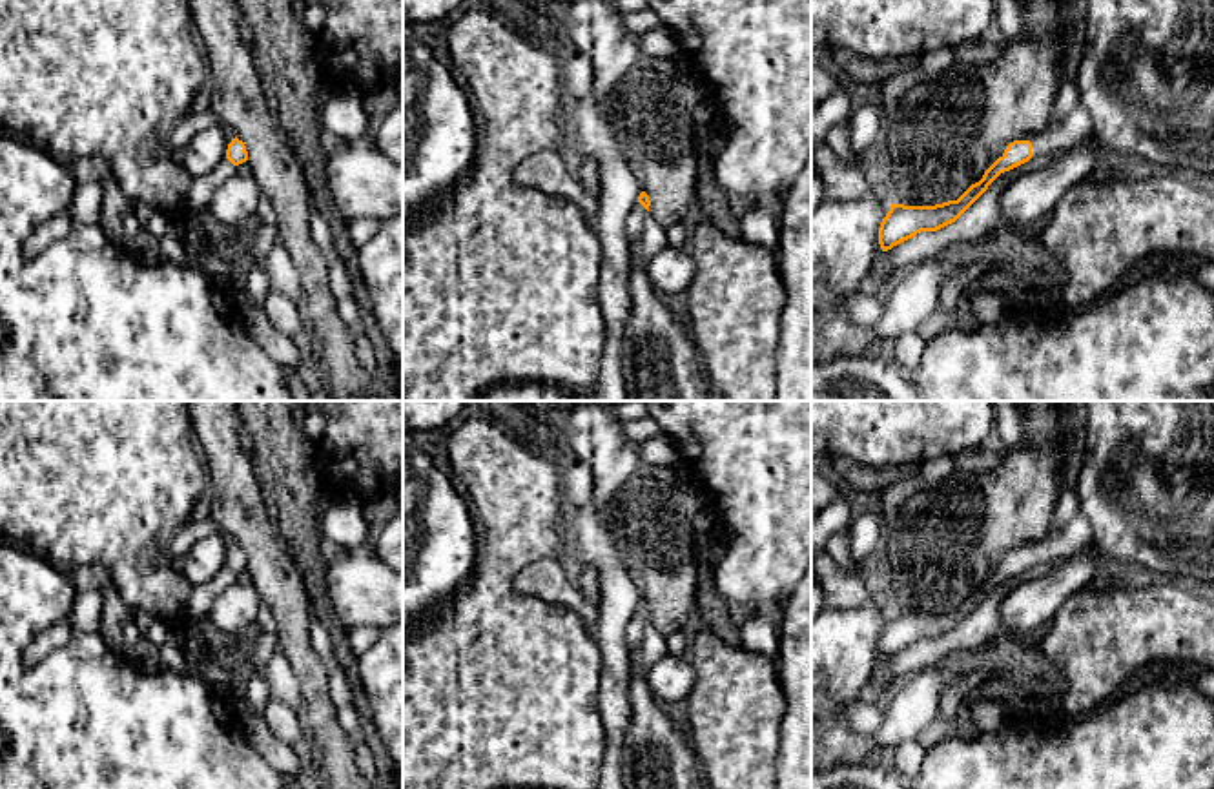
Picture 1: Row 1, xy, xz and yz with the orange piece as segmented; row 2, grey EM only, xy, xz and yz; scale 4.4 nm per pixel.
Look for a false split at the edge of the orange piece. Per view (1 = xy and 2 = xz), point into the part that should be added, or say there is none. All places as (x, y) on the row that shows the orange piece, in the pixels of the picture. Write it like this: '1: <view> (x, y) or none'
1: none
2: none

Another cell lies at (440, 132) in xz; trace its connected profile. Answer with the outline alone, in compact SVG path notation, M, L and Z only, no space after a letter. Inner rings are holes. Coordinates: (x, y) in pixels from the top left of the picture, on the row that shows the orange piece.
M403 24L403 228L414 224L459 180L468 177L478 146L478 120L467 89L437 62L423 29Z

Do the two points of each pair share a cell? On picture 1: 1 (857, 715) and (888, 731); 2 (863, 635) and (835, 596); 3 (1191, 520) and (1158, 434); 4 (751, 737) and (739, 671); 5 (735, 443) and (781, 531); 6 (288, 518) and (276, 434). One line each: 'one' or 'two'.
1: two
2: two
3: one
4: one
5: one
6: one

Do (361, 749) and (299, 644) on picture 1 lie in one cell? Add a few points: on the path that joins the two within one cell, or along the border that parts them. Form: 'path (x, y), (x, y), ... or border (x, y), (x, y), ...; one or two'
border (352, 737), (352, 755), (360, 769); two

